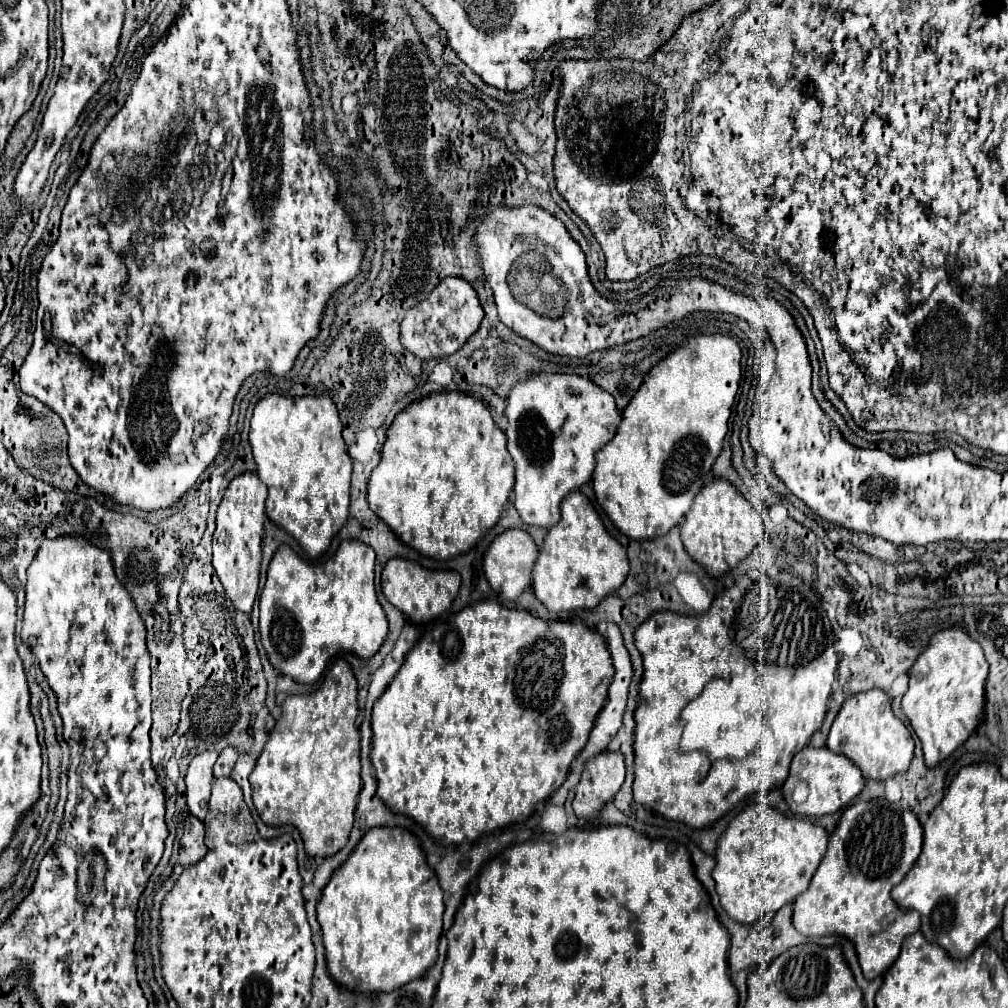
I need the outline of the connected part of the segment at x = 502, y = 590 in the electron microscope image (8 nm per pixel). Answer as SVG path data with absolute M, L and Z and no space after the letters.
M508 529L508 531L500 533L492 541L488 551L484 553L484 575L486 575L488 583L492 585L492 589L502 599L514 601L530 587L530 583L532 583L532 569L536 565L536 559L538 559L538 547L536 547L534 539L522 529Z

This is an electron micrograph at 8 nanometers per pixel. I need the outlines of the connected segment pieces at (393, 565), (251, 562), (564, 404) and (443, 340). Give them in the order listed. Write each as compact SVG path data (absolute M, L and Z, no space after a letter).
M394 557L390 563L386 563L382 571L382 591L386 599L398 607L406 617L410 617L414 623L425 624L434 617L442 615L446 609L450 609L454 597L460 589L460 575L454 571L428 571L422 565Z
M242 473L234 477L222 497L222 503L216 513L216 531L214 531L214 569L220 577L226 595L238 607L238 611L250 615L260 577L260 559L262 559L262 533L264 533L264 499L266 485L258 479L256 473Z
M530 375L512 387L506 403L508 453L516 463L514 505L524 523L548 529L560 521L562 499L592 479L594 455L616 435L622 417L610 393L578 375Z
M446 277L434 291L414 305L402 319L400 341L402 345L418 355L420 359L438 359L456 353L480 327L484 311L480 307L474 287L462 277Z

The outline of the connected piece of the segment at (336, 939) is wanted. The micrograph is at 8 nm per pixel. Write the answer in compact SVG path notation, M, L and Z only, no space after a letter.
M374 827L354 847L350 859L332 875L318 901L318 923L326 947L328 973L336 985L356 993L394 991L422 977L438 959L444 897L438 877L426 863L416 837L404 827Z

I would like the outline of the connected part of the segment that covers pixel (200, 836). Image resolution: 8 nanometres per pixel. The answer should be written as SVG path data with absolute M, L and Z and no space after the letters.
M188 815L184 825L184 835L180 839L180 853L178 853L180 865L188 867L198 863L198 859L202 859L206 851L208 847L204 845L204 823L198 817Z

